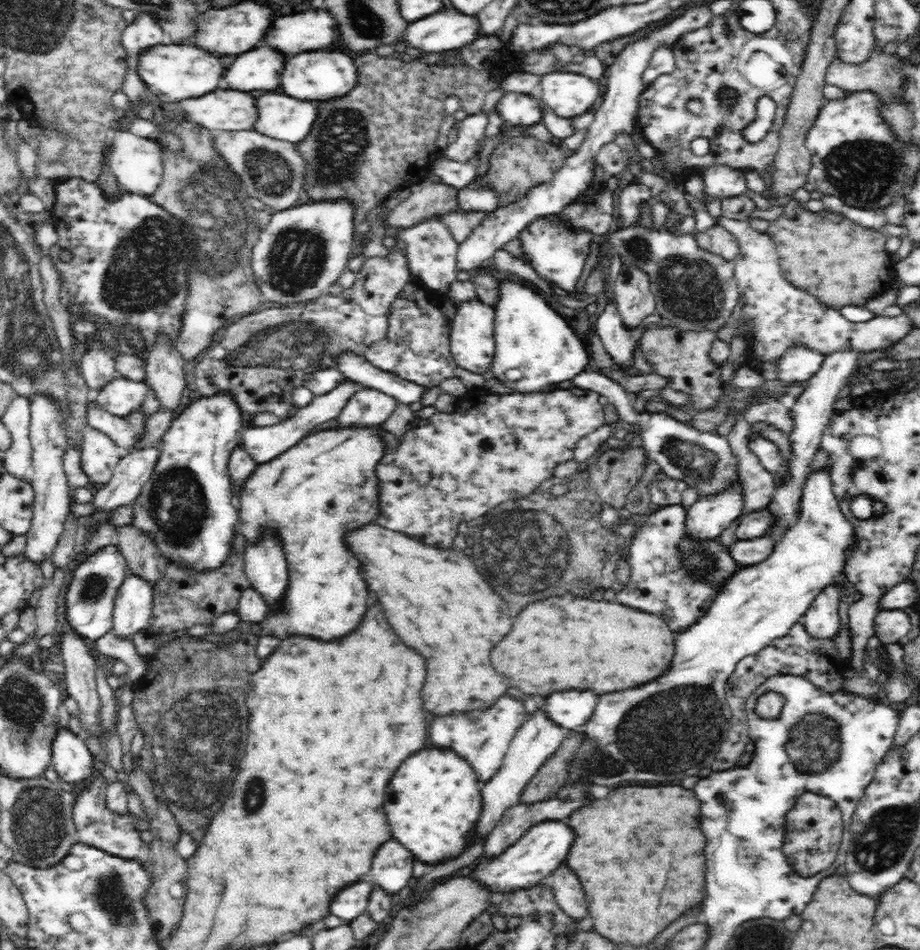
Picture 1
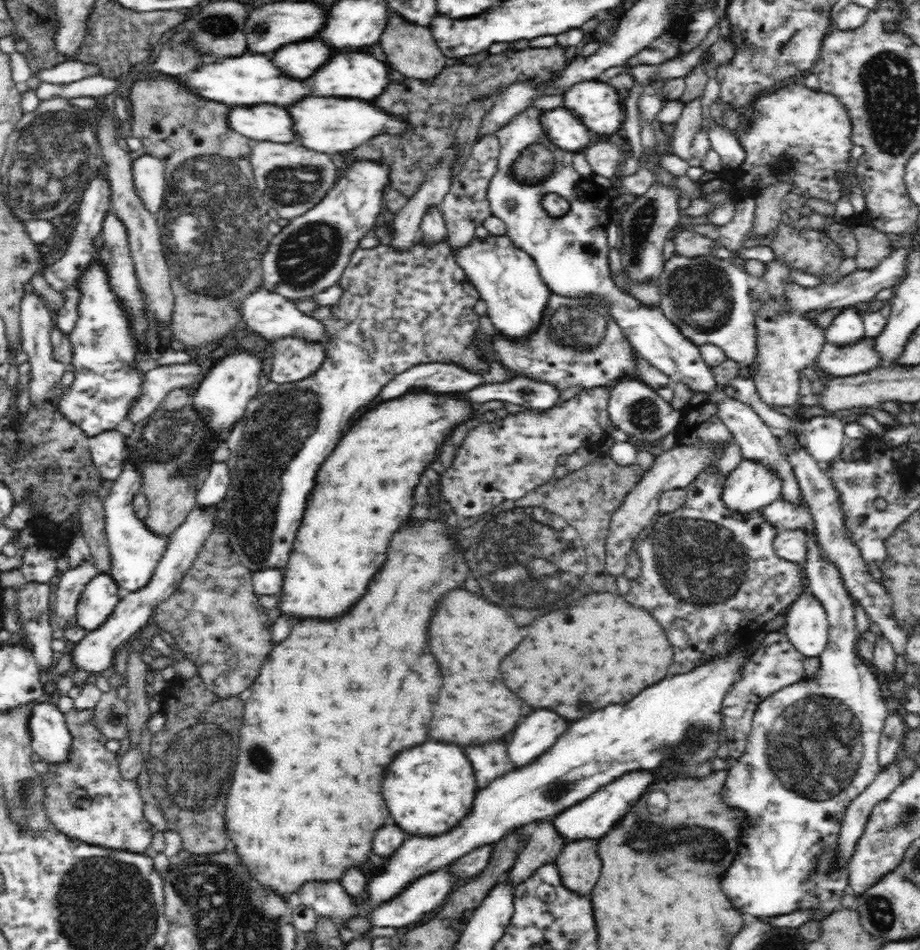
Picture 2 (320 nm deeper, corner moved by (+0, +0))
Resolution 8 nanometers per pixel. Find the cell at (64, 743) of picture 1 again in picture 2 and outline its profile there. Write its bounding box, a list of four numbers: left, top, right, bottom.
[27,699,72,763]

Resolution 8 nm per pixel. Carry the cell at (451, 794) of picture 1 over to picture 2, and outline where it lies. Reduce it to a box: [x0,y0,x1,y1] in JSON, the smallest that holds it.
[382,742,476,837]

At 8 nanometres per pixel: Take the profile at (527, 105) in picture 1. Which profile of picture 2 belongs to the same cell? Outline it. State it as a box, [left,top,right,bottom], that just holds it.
[541,107,592,152]

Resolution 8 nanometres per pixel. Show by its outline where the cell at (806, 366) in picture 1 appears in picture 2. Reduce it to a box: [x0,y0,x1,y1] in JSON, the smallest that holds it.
[814,338,884,376]

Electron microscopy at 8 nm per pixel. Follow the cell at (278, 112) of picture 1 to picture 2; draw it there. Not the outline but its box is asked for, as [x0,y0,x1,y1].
[288,96,405,154]

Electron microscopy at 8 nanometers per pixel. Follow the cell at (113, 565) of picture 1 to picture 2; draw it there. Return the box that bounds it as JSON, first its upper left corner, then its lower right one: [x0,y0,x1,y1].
[76,574,124,630]

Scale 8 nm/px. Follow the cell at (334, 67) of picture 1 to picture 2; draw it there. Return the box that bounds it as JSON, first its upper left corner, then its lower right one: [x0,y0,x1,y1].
[306,52,390,100]

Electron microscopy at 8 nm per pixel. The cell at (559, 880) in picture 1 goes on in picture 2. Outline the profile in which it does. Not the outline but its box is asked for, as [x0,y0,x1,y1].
[555,840,600,896]

